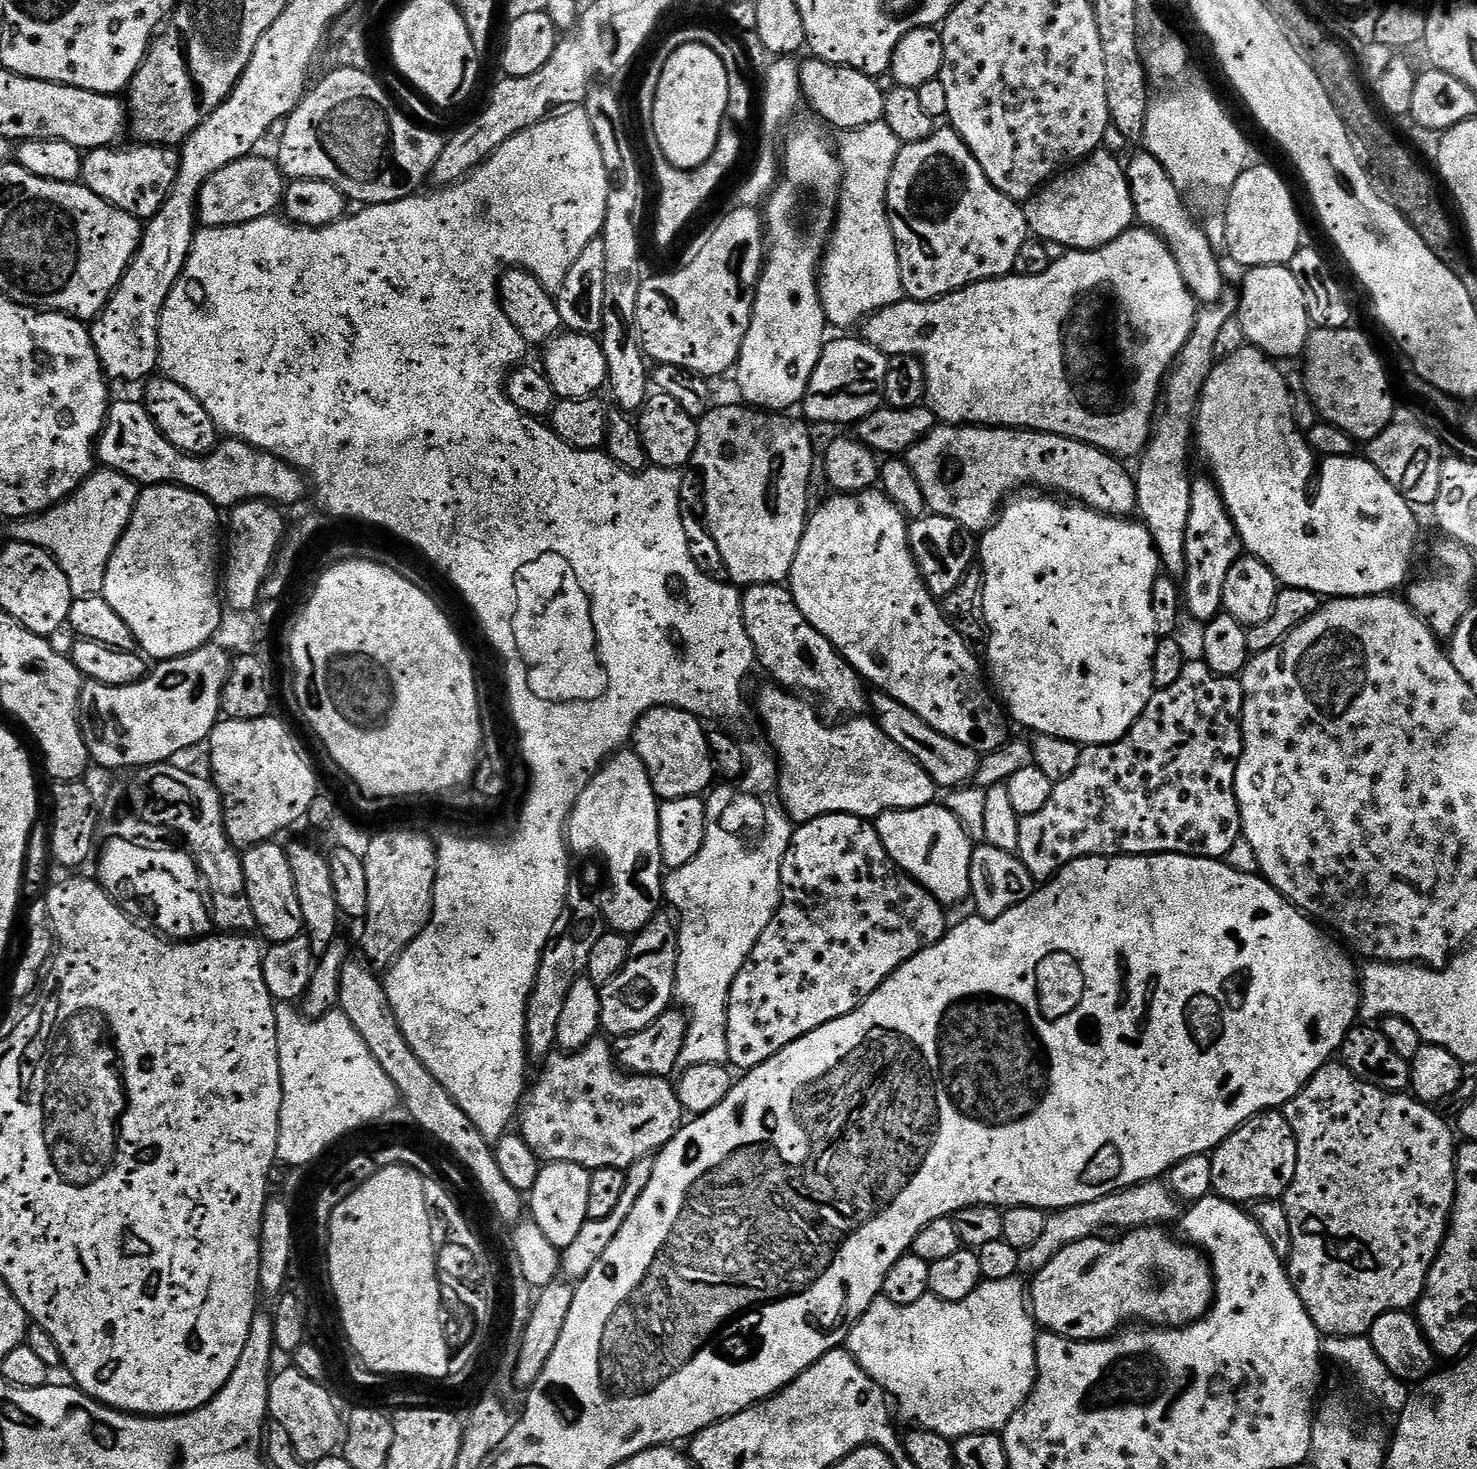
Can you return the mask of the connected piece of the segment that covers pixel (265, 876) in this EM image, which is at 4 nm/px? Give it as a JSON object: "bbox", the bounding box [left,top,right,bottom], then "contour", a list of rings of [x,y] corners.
{"bbox":[243,842,305,945],"contour":[[[280,842],[255,844],[243,853],[244,881],[250,906],[254,910],[256,928],[268,939],[269,945],[290,942],[305,931],[302,906],[298,906],[298,890],[294,890],[294,874],[290,874],[290,862],[285,845]]]}

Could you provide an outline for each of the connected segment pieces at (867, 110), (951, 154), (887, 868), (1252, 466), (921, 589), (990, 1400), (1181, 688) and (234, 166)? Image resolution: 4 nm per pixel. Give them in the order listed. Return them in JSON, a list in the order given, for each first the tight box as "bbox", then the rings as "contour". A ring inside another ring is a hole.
[{"bbox":[798,58,884,130],"contour":[[[808,58],[798,68],[798,83],[803,99],[825,120],[839,130],[851,130],[870,126],[884,118],[883,87],[879,88],[873,77],[859,68],[837,68],[825,60]]]},{"bbox":[886,126,1030,300],"contour":[[[951,126],[943,127],[937,127],[930,134],[930,138],[926,138],[922,142],[910,142],[901,147],[888,183],[888,218],[886,223],[892,231],[892,243],[894,251],[898,254],[900,273],[902,274],[902,286],[905,297],[909,300],[936,300],[940,296],[948,296],[950,293],[957,292],[960,288],[971,284],[977,284],[983,280],[997,280],[1000,276],[1009,275],[1014,266],[1014,258],[1018,258],[1018,250],[1022,250],[1022,242],[1030,239],[1030,229],[1028,220],[1024,216],[1023,207],[1006,194],[999,192],[990,182],[990,178],[986,178],[982,166],[978,166],[978,158],[974,158],[974,154],[970,154],[966,142],[962,142],[960,135]]]},{"bbox":[726,814,945,1070],"contour":[[[830,814],[819,816],[810,822],[799,825],[793,831],[792,841],[782,858],[782,870],[780,871],[780,905],[770,918],[770,926],[762,930],[762,938],[754,942],[754,950],[746,958],[742,970],[738,970],[738,978],[730,986],[728,995],[728,1021],[726,1022],[726,1042],[728,1043],[728,1064],[733,1069],[747,1070],[757,1068],[762,1062],[766,1062],[778,1050],[790,1046],[800,1036],[810,1034],[810,1030],[818,1030],[818,1026],[826,1026],[826,1022],[842,1018],[850,1014],[865,1000],[898,966],[905,964],[909,958],[919,952],[921,948],[929,948],[937,944],[944,936],[945,905],[938,903],[933,896],[925,890],[921,884],[916,883],[911,876],[906,875],[900,867],[893,862],[886,846],[882,846],[882,838],[878,838],[876,825],[871,819],[850,814]]]},{"bbox":[1194,346,1416,598],"contour":[[[1246,346],[1238,354],[1219,361],[1212,369],[1210,378],[1204,387],[1204,393],[1200,399],[1200,413],[1196,416],[1196,434],[1194,448],[1202,459],[1208,463],[1211,479],[1215,480],[1216,487],[1220,490],[1220,497],[1224,499],[1224,505],[1228,516],[1234,522],[1234,526],[1240,535],[1243,551],[1249,556],[1258,558],[1266,566],[1270,566],[1277,581],[1286,588],[1301,588],[1315,592],[1321,598],[1347,598],[1349,596],[1383,596],[1395,593],[1395,588],[1403,589],[1409,583],[1408,571],[1412,568],[1412,555],[1416,552],[1416,516],[1413,505],[1408,503],[1376,467],[1366,458],[1359,460],[1359,455],[1343,456],[1342,458],[1327,458],[1320,468],[1320,481],[1316,484],[1316,497],[1311,500],[1308,497],[1308,487],[1312,484],[1312,475],[1316,472],[1317,457],[1308,445],[1308,438],[1296,425],[1296,415],[1292,409],[1292,395],[1288,389],[1288,381],[1285,373],[1279,372],[1277,365],[1263,352],[1257,352],[1255,348]]]},{"bbox":[786,490,1010,754],"contour":[[[869,490],[867,492],[829,495],[821,508],[809,515],[804,525],[802,542],[798,546],[798,554],[794,554],[794,566],[786,581],[787,587],[792,593],[798,610],[802,610],[804,617],[835,646],[836,651],[860,673],[869,685],[872,683],[876,690],[879,690],[883,695],[894,698],[898,702],[902,702],[902,706],[914,710],[914,714],[918,714],[918,718],[922,718],[922,722],[926,722],[934,730],[938,730],[938,734],[981,754],[997,752],[1010,740],[1010,734],[1008,734],[1009,717],[1006,715],[1001,701],[994,695],[993,689],[982,671],[981,657],[979,660],[972,653],[973,645],[965,640],[958,630],[954,630],[952,623],[944,616],[943,607],[938,603],[937,597],[928,593],[928,588],[920,576],[916,560],[912,557],[912,551],[908,545],[908,525],[909,521],[904,513],[898,510],[898,506],[894,506],[890,502],[890,498],[885,496],[883,491]]]},{"bbox":[846,1279,1038,1438],"contour":[[[1019,1279],[1010,1280],[984,1280],[970,1294],[970,1298],[962,1298],[962,1302],[945,1302],[931,1294],[922,1297],[913,1304],[895,1304],[883,1298],[877,1298],[874,1303],[864,1313],[850,1331],[846,1341],[846,1351],[866,1370],[874,1382],[878,1382],[884,1387],[889,1397],[900,1407],[900,1412],[909,1420],[909,1425],[917,1428],[924,1428],[928,1432],[933,1432],[939,1436],[949,1438],[959,1438],[961,1436],[973,1436],[979,1432],[999,1433],[1014,1418],[1016,1411],[1026,1402],[1026,1398],[1032,1393],[1032,1387],[1036,1384],[1036,1337],[1038,1335],[1038,1325],[1026,1303],[1026,1288],[1019,1284]]]},{"bbox":[1018,659,1244,882],"contour":[[[1189,659],[1185,663],[1182,675],[1174,686],[1166,686],[1153,691],[1148,699],[1146,710],[1142,710],[1134,726],[1118,742],[1113,744],[1093,744],[1085,747],[1078,758],[1074,774],[1065,780],[1053,783],[1050,802],[1038,810],[1038,814],[1020,817],[1018,830],[1018,855],[1021,862],[1030,870],[1037,882],[1047,882],[1057,876],[1066,865],[1087,856],[1156,856],[1160,852],[1177,852],[1183,856],[1205,856],[1211,860],[1227,857],[1230,846],[1242,838],[1240,827],[1240,807],[1236,797],[1236,767],[1244,749],[1244,735],[1240,733],[1240,716],[1244,713],[1244,686],[1239,679],[1231,676],[1219,676],[1210,670],[1203,659]]]},{"bbox":[196,154,286,228],"contour":[[[261,154],[244,156],[241,160],[230,162],[230,166],[222,166],[218,174],[214,174],[200,188],[200,199],[196,201],[198,220],[206,228],[225,228],[235,224],[254,222],[263,216],[273,215],[281,207],[286,187],[286,177],[280,171],[280,165],[275,159],[267,160]]]}]

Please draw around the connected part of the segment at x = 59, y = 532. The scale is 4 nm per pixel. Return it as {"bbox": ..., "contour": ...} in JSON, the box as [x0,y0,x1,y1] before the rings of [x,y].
{"bbox":[11,474,136,597],"contour":[[[93,474],[66,500],[35,516],[20,518],[11,539],[46,550],[58,562],[70,582],[73,597],[98,596],[104,591],[106,566],[126,530],[136,505],[136,481],[119,474]]]}

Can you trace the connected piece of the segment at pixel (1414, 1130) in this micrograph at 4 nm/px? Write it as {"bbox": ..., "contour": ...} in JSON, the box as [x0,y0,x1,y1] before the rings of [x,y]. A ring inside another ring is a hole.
{"bbox":[1282,1062,1458,1337],"contour":[[[1339,1062],[1322,1065],[1312,1075],[1308,1085],[1289,1104],[1285,1104],[1282,1111],[1294,1130],[1298,1146],[1298,1166],[1294,1170],[1294,1182],[1290,1182],[1288,1191],[1282,1197],[1286,1218],[1290,1218],[1292,1238],[1292,1258],[1286,1264],[1288,1276],[1298,1298],[1302,1298],[1302,1306],[1306,1306],[1314,1326],[1321,1334],[1325,1337],[1367,1337],[1374,1322],[1382,1314],[1415,1309],[1424,1294],[1426,1278],[1430,1274],[1432,1263],[1440,1255],[1440,1248],[1444,1245],[1444,1237],[1448,1231],[1448,1222],[1452,1219],[1452,1207],[1456,1201],[1458,1140],[1454,1135],[1453,1125],[1443,1118],[1435,1107],[1424,1104],[1411,1094],[1378,1090],[1378,1086],[1370,1086],[1370,1082],[1354,1078],[1354,1074],[1350,1074],[1350,1070],[1346,1070],[1346,1066]]]}

